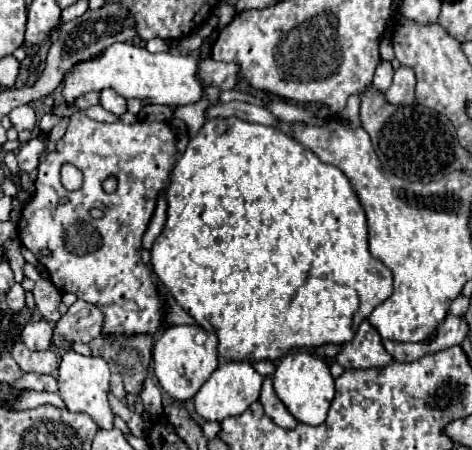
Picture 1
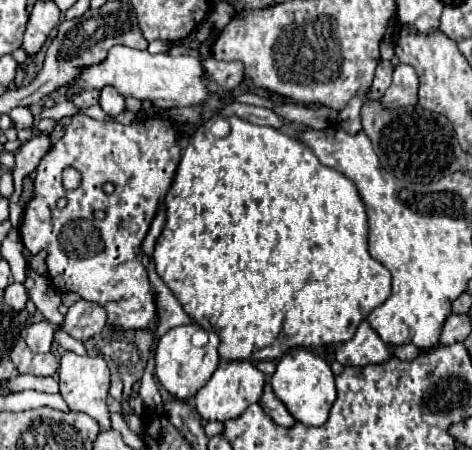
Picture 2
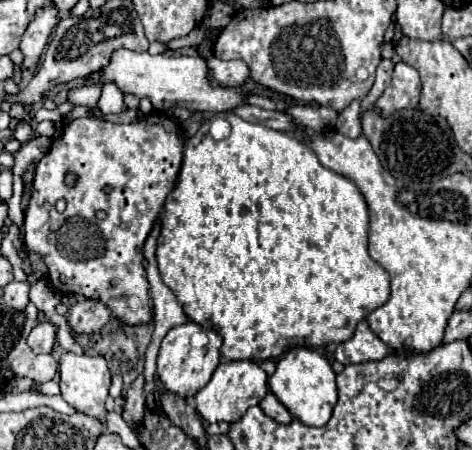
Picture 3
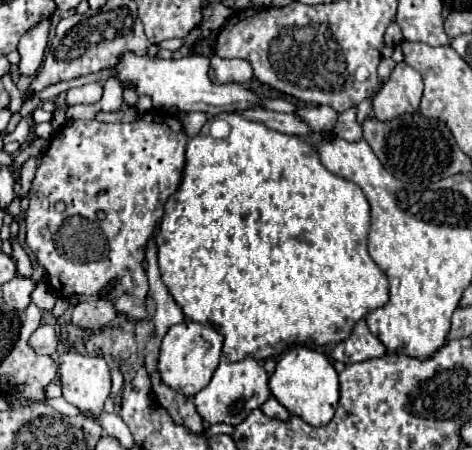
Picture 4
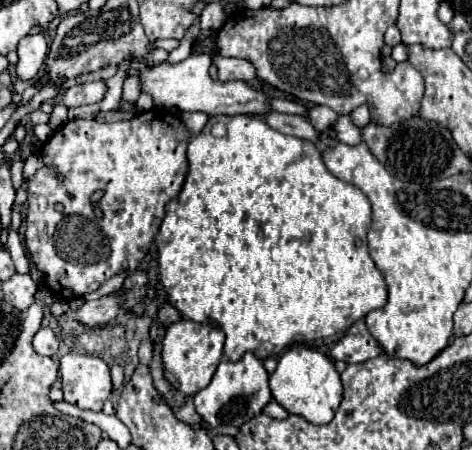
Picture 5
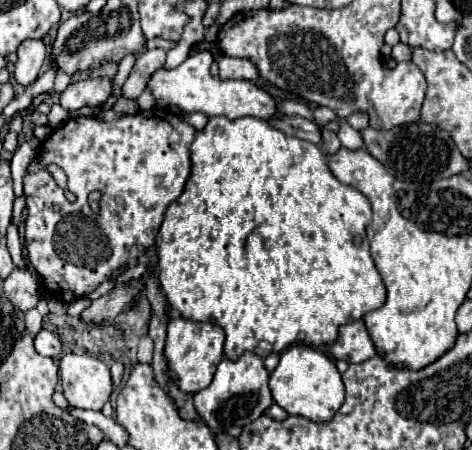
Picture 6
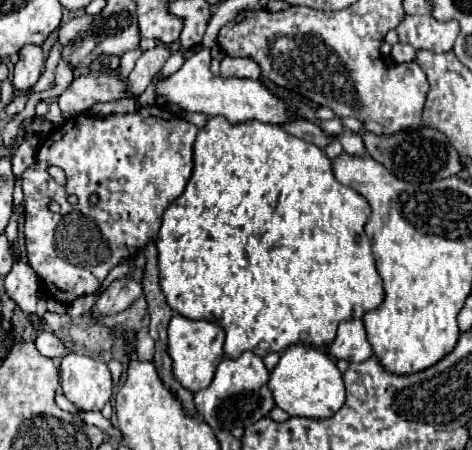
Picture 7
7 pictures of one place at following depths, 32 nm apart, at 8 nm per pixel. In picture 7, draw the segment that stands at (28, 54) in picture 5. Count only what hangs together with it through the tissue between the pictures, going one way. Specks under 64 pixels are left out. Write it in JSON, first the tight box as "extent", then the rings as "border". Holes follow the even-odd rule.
{"extent":[12,48,44,94],"border":[[[22,48],[20,50],[20,60],[14,68],[12,76],[12,86],[16,92],[26,94],[30,88],[38,82],[42,74],[42,64],[44,64],[44,52],[42,48]]]}

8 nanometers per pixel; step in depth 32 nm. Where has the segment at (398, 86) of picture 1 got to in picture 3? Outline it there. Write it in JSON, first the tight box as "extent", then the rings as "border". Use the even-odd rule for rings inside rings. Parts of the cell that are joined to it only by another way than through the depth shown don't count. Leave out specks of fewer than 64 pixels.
{"extent":[374,64,420,116],"border":[[[396,64],[390,86],[376,100],[374,108],[380,116],[392,116],[404,108],[416,108],[420,100],[420,74],[408,64]]]}

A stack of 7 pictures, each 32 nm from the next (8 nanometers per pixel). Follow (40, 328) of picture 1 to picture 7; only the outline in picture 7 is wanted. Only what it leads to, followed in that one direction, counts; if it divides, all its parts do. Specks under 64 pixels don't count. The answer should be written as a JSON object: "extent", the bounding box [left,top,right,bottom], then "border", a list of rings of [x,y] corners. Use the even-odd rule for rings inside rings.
{"extent":[36,330,66,358],"border":[[[46,330],[42,332],[38,338],[36,338],[36,348],[42,356],[48,356],[48,358],[62,358],[66,354],[66,346],[60,342],[60,338]]]}

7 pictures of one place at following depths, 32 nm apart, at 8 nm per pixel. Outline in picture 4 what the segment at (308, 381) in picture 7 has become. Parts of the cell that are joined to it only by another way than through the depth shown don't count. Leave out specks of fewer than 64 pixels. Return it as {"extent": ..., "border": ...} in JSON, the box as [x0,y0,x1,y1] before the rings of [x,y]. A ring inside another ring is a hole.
{"extent":[270,346,340,426],"border":[[[292,346],[280,356],[276,370],[270,376],[270,390],[272,396],[290,414],[300,416],[304,422],[312,426],[328,424],[340,402],[340,382],[332,362],[324,354],[306,346]]]}

